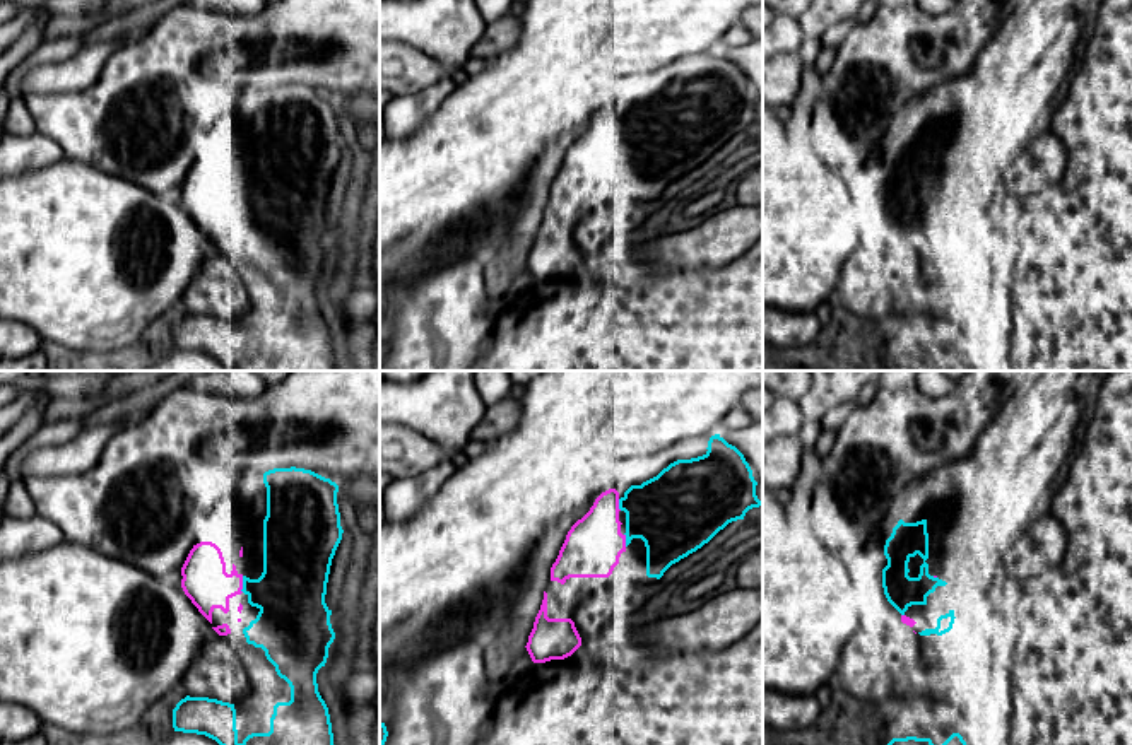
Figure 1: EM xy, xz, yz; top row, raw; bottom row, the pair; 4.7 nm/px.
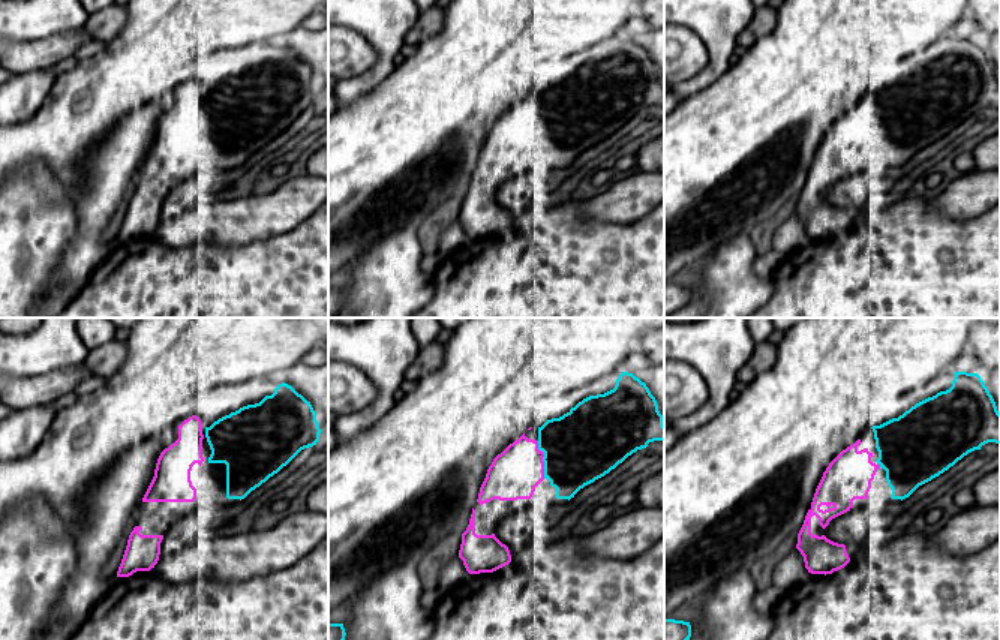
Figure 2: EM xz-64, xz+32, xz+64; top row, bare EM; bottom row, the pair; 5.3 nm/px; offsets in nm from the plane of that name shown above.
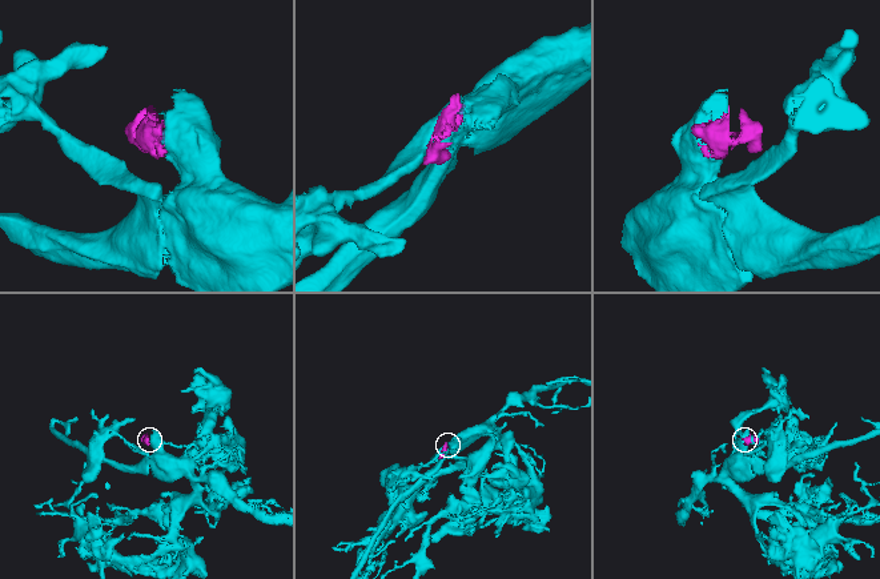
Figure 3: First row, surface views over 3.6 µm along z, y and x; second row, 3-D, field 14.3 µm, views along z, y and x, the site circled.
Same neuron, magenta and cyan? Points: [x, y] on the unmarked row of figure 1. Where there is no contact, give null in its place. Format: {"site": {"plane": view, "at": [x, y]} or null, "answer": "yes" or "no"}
{"site": {"plane": "xy", "at": [241, 202]}, "answer": "yes"}

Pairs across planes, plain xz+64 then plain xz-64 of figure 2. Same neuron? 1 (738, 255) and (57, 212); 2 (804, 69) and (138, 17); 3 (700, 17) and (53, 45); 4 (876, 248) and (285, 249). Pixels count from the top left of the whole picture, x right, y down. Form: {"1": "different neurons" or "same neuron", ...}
{"1": "same neuron", "2": "same neuron", "3": "different neurons", "4": "same neuron"}

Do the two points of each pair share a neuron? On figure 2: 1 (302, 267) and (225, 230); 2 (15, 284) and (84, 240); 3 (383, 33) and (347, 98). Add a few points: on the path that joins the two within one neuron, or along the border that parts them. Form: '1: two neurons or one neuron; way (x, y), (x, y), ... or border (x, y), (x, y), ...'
1: two neurons; border (287, 233), (243, 245), (218, 245)
2: two neurons; border (78, 219), (75, 236), (62, 258), (56, 287)
3: one neuron; way (384, 50), (384, 65), (363, 84)

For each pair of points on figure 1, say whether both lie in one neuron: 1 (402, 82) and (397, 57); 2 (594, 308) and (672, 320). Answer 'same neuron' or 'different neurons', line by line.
1: same neuron
2: same neuron

